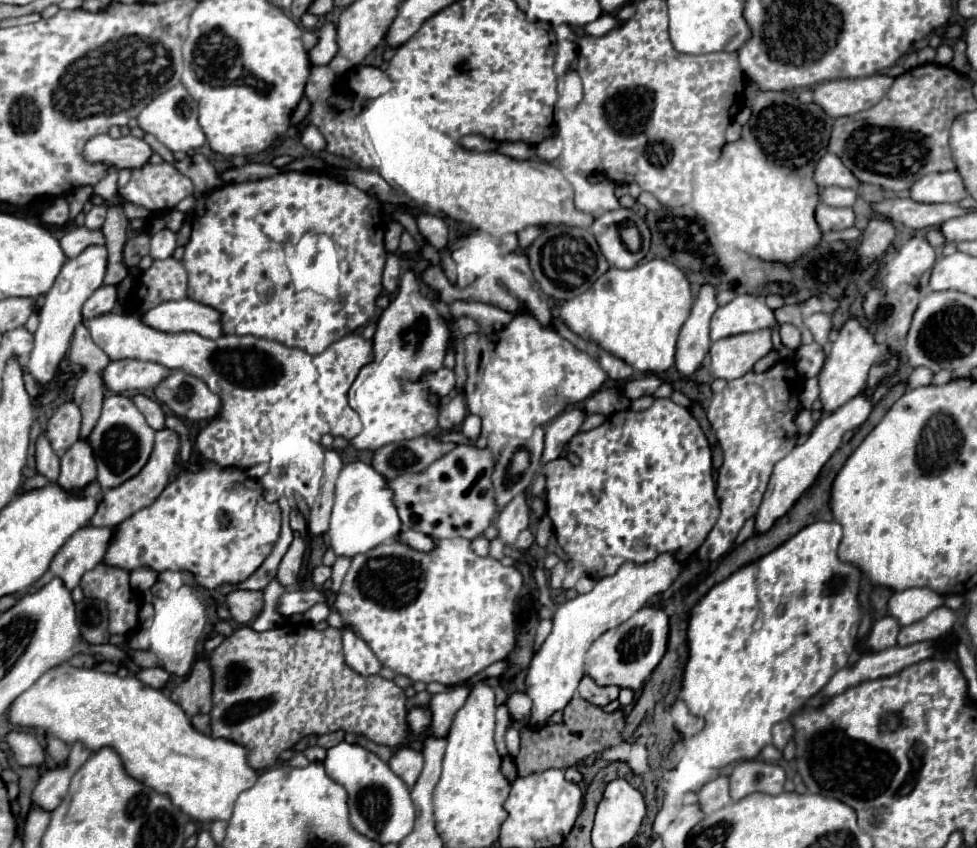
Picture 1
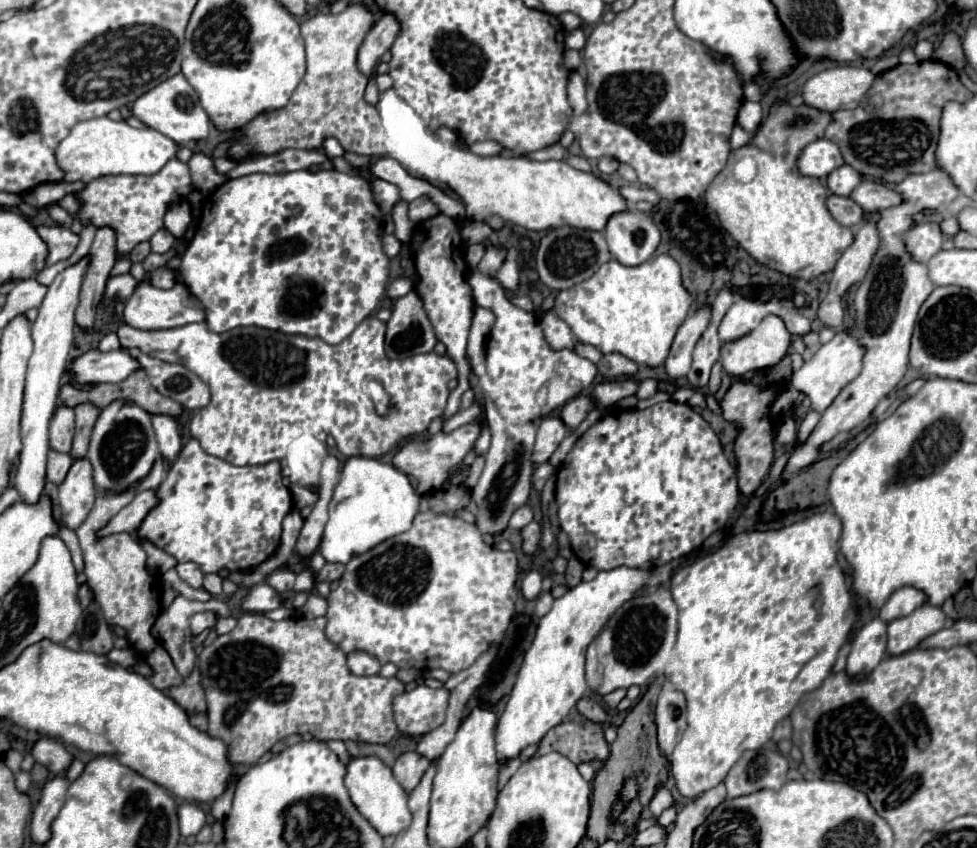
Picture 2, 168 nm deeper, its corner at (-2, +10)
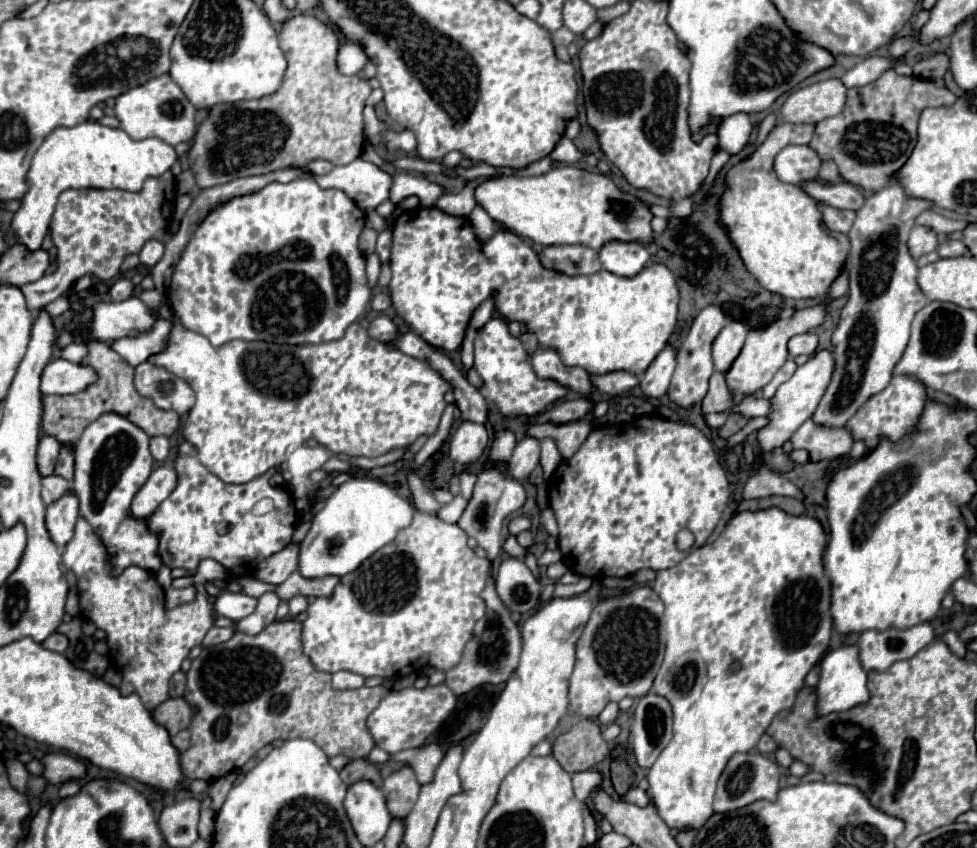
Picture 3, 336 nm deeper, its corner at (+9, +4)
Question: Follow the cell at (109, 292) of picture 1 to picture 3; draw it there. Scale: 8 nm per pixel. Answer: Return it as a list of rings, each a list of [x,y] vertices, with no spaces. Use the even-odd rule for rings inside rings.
[[[119,278],[119,280],[115,280],[115,284],[111,286],[111,290],[109,290],[109,294],[111,294],[111,300],[113,302],[121,302],[121,300],[127,300],[131,294],[133,294],[133,284],[127,280],[127,278]]]

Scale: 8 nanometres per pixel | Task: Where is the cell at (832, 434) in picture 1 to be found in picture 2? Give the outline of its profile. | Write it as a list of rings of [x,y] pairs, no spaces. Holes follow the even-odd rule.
[[[932,170],[928,174],[910,174],[906,180],[896,184],[894,190],[902,196],[902,204],[876,210],[880,214],[880,218],[876,220],[880,248],[874,254],[866,278],[860,282],[854,294],[854,322],[858,328],[858,344],[866,348],[866,354],[862,358],[862,372],[848,386],[844,386],[836,400],[826,408],[810,438],[802,446],[798,446],[792,458],[788,460],[782,478],[790,478],[798,474],[800,468],[810,466],[816,460],[820,446],[834,438],[838,432],[850,432],[856,426],[862,426],[870,418],[870,412],[876,408],[876,404],[898,386],[898,382],[908,370],[908,350],[916,316],[920,306],[936,286],[928,278],[928,266],[916,262],[908,254],[904,234],[912,226],[914,214],[926,208],[942,208],[942,204],[950,204],[960,192],[956,190],[956,186],[952,186],[952,180],[948,178],[948,174],[944,174],[944,170]]]

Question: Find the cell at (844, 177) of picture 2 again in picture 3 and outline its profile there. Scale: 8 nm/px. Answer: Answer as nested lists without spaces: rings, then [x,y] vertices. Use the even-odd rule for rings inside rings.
[[[831,160],[823,162],[823,166],[821,166],[821,172],[819,172],[819,178],[821,178],[823,182],[827,182],[827,184],[833,184],[833,182],[837,182],[837,180],[839,180],[839,170],[837,170],[837,166],[835,166]]]

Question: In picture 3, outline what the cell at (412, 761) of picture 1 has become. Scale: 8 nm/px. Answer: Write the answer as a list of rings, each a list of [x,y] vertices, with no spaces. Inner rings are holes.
[[[403,766],[401,770],[387,776],[383,780],[381,790],[385,794],[391,816],[405,818],[411,812],[413,804],[417,802],[419,788],[421,786],[419,786],[419,782],[415,778],[415,772],[409,766]]]

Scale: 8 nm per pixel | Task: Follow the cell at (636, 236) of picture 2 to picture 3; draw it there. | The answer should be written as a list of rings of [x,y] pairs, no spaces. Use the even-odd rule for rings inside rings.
[[[611,240],[599,250],[599,258],[603,268],[617,274],[617,276],[635,276],[639,270],[645,268],[649,260],[649,252],[641,242],[621,242]]]

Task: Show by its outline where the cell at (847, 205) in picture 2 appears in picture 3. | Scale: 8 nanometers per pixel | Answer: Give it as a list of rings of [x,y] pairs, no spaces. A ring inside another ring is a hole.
[[[827,204],[821,206],[821,214],[825,220],[825,226],[833,232],[843,232],[847,234],[853,220],[855,220],[855,212],[853,210],[839,210],[839,208],[829,208]]]

